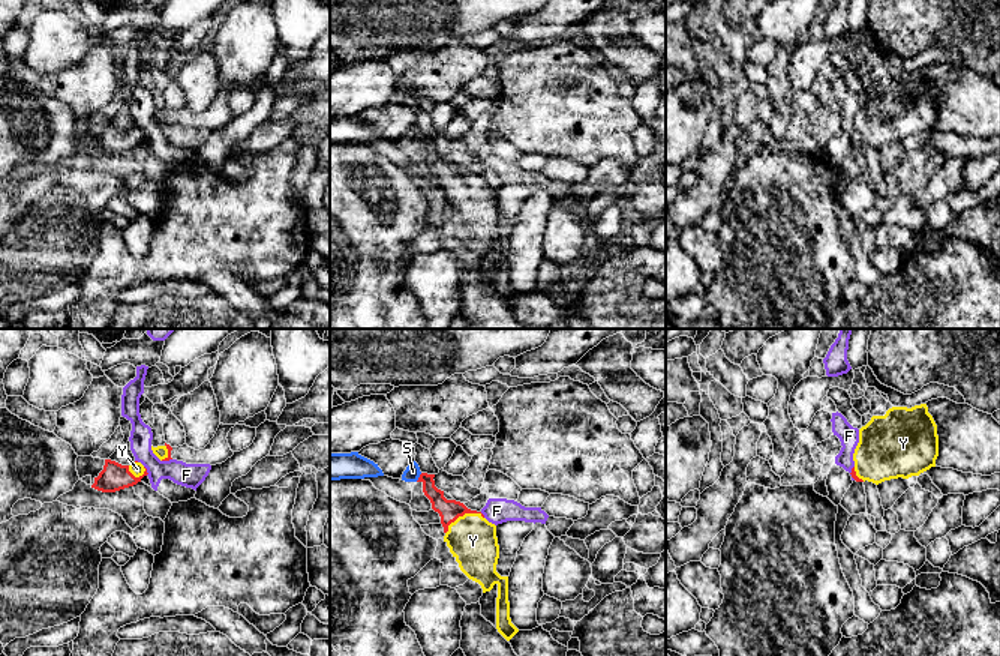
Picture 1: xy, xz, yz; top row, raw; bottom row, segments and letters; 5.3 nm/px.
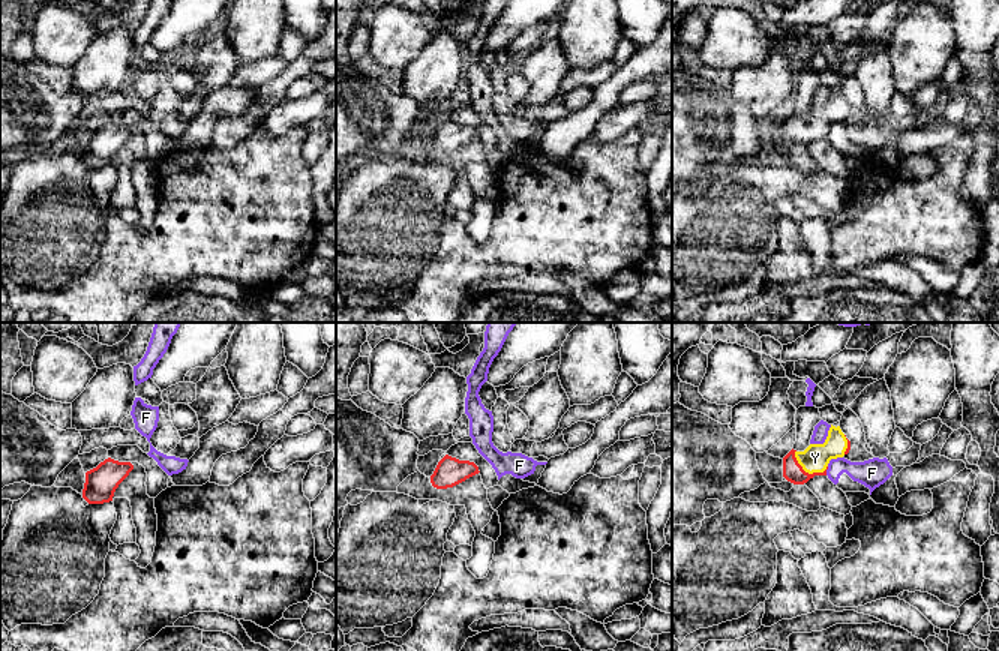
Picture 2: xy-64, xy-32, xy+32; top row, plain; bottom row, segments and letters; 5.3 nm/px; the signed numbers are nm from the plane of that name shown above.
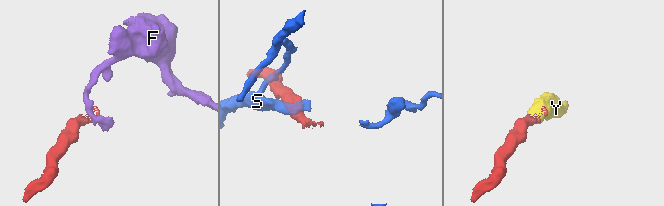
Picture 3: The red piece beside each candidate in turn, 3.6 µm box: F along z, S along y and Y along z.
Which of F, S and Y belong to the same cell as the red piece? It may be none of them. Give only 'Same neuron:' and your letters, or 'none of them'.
Same neuron: Y

